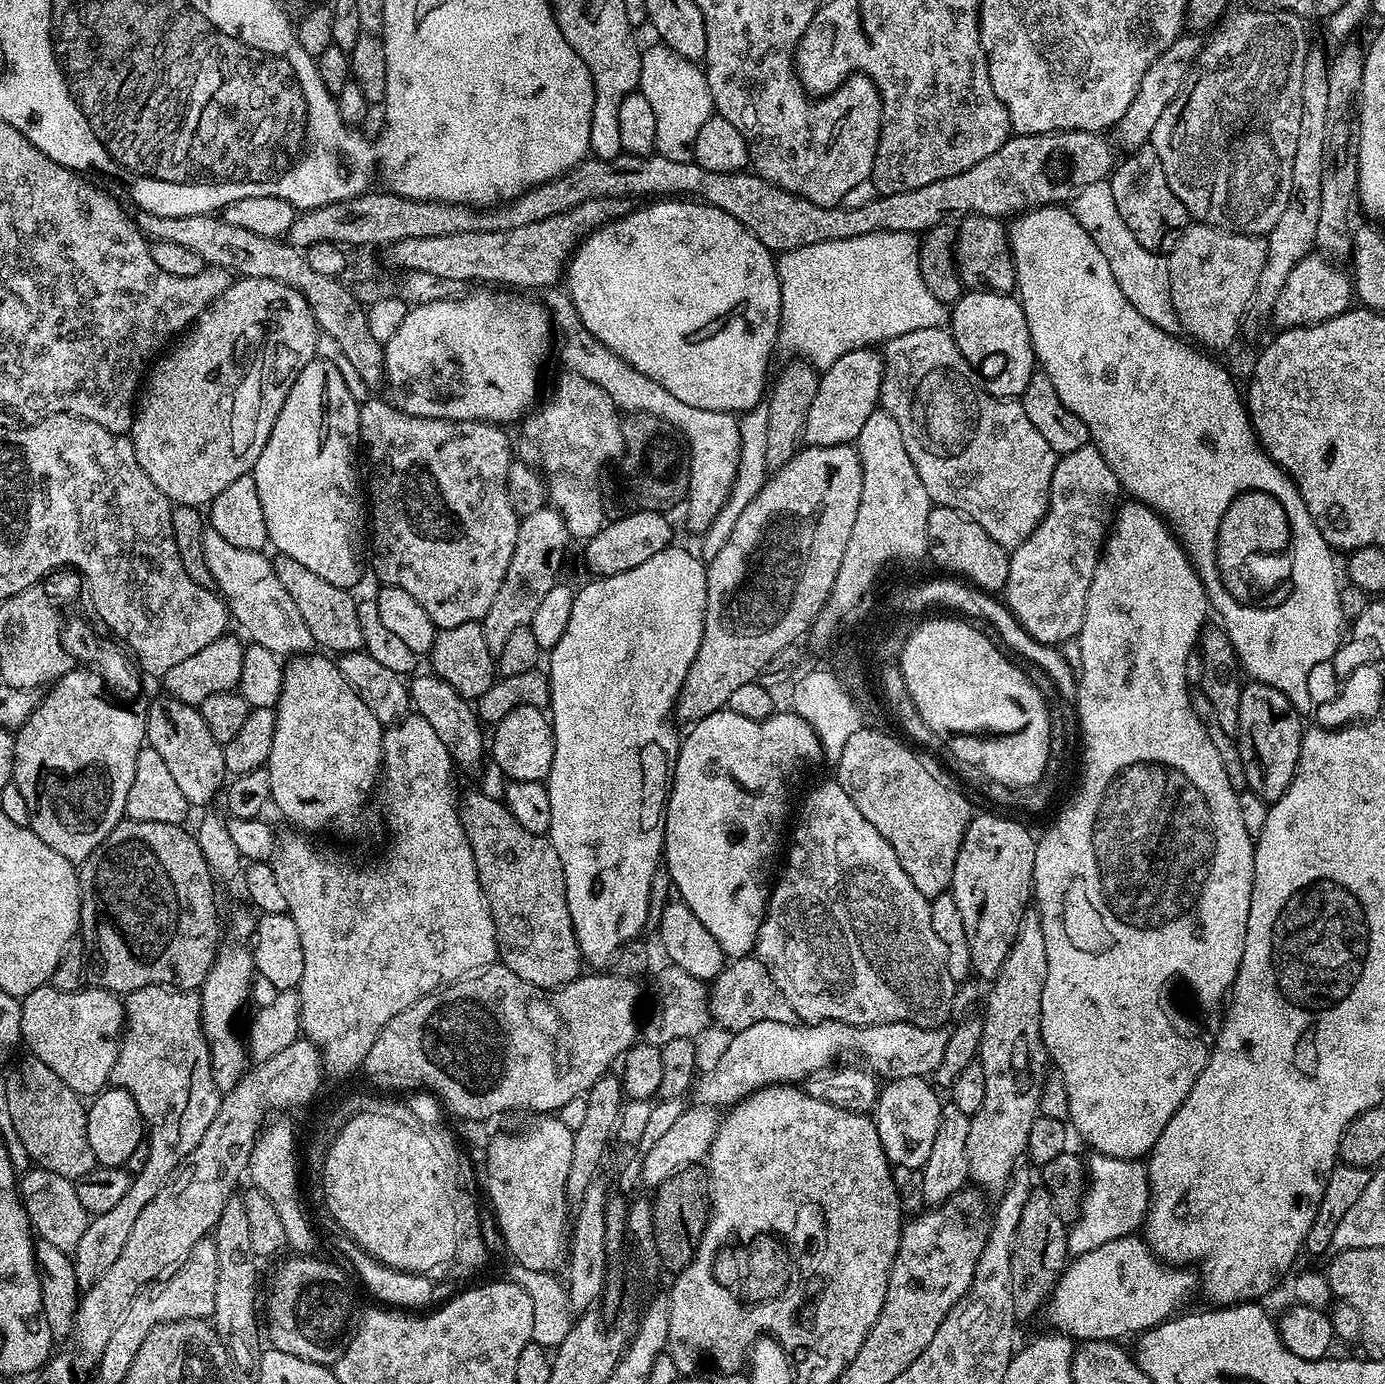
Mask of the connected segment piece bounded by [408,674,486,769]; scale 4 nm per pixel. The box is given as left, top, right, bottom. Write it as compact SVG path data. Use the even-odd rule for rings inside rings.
M434 674L420 675L413 675L408 684L408 699L415 715L426 718L426 722L430 722L434 734L438 734L442 746L446 746L452 763L457 769L478 767L483 760L486 760L486 732L484 736L485 729L476 714L475 707L460 696L458 690L454 690L454 686L450 686L442 678Z

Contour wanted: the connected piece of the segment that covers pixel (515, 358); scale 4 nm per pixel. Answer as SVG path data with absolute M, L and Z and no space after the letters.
M472 292L461 300L432 298L429 304L409 307L394 338L383 345L387 399L411 416L486 420L498 425L503 425L504 420L519 421L537 403L540 367L548 356L544 348L551 344L553 347L554 325L543 303L523 300L520 294L513 296L516 297L509 304L503 304L492 292Z

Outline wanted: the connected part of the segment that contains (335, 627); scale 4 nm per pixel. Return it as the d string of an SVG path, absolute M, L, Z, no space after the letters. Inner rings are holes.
M277 555L272 560L272 569L278 574L278 582L286 589L286 594L294 598L294 606L298 606L298 614L302 614L302 622L306 622L306 630L310 630L313 641L317 645L321 644L321 649L332 654L343 654L346 652L359 652L363 649L364 639L362 630L358 626L358 610L356 609L357 597L352 597L353 593L346 588L334 586L334 582L326 582L326 578L318 578L314 570L302 566L302 562L294 562L294 558Z

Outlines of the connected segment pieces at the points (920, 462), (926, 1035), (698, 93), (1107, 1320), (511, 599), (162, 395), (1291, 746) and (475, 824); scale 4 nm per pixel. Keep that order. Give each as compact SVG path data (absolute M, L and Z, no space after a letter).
M944 326L896 336L883 345L882 355L884 377L879 407L898 422L906 454L910 454L910 462L914 462L914 470L918 470L918 478L922 478L922 486L926 486L933 505L963 512L978 522L998 546L1009 550L1022 546L1044 521L1058 457L1050 450L1050 442L1026 418L1019 399L990 395L966 358L962 358L951 331Z
M758 1018L754 1022L754 1026L746 1026L741 1032L735 1033L731 1037L732 1041L724 1048L724 1053L709 1066L708 1069L701 1071L694 1080L694 1093L696 1092L695 1103L700 1106L731 1106L744 1099L745 1096L749 1096L751 1092L755 1092L756 1089L765 1087L769 1084L788 1084L789 1082L803 1081L811 1072L817 1072L823 1068L829 1067L839 1056L848 1056L851 1052L860 1052L860 1056L865 1060L863 1063L867 1065L869 1069L877 1077L887 1078L888 1080L897 1080L898 1078L910 1078L911 1076L922 1076L925 1078L931 1077L936 1071L939 1063L942 1062L943 1050L946 1049L947 1038L949 1033L945 1031L943 1027L937 1026L935 1028L923 1028L922 1026L914 1026L913 1024L907 1024L906 1022L894 1022L893 1024L847 1024L846 1022L838 1022L837 1020L817 1020L815 1022L795 1022L796 1024L787 1024L784 1020L764 1020L764 1018Z
M656 42L656 45L646 46L641 51L638 91L653 107L654 118L657 119L656 152L671 161L689 161L698 132L714 112L708 78L703 69L697 63L681 58L667 45Z
M1139 1235L1114 1238L1096 1250L1075 1257L1060 1274L1056 1289L1052 1291L1046 1305L1048 1320L1053 1329L1069 1334L1077 1341L1085 1340L1114 1340L1127 1332L1139 1334L1150 1328L1172 1319L1181 1311L1183 1304L1192 1300L1192 1295L1198 1292L1198 1276L1191 1267L1173 1266L1160 1257L1155 1256L1149 1248L1147 1240Z
M545 506L535 510L534 514L520 517L514 558L510 558L506 578L502 578L502 586L498 586L498 594L494 594L494 602L490 602L490 610L486 610L482 621L486 646L490 646L493 658L502 654L502 646L506 646L506 641L517 626L531 625L535 621L538 605L553 595L555 588L552 587L556 584L556 575L560 572L567 544L570 544L570 537L566 522L555 508Z
M245 276L233 279L232 285L187 329L186 335L179 341L181 344L173 352L165 351L151 365L138 396L138 411L132 421L130 439L142 470L150 474L150 482L154 482L154 486L158 486L158 490L162 490L162 494L166 494L166 498L172 501L173 505L185 504L191 508L211 505L212 500L218 498L218 494L222 494L226 486L230 486L230 482L251 473L253 466L258 462L258 454L262 454L262 446L266 446L266 438L270 438L270 430L274 430L274 422L290 394L292 381L311 360L317 359L317 335L315 316L302 293L274 278Z
M1260 680L1245 683L1238 698L1238 745L1245 772L1247 791L1258 794L1258 798L1274 802L1286 794L1296 773L1298 758L1302 750L1302 738L1306 731L1302 714L1274 686Z
M484 792L463 793L458 807L462 830L470 838L478 882L494 921L499 963L514 970L527 984L545 990L563 988L581 975L582 957L570 922L558 850L547 835L530 834L523 828L497 797L495 800Z

